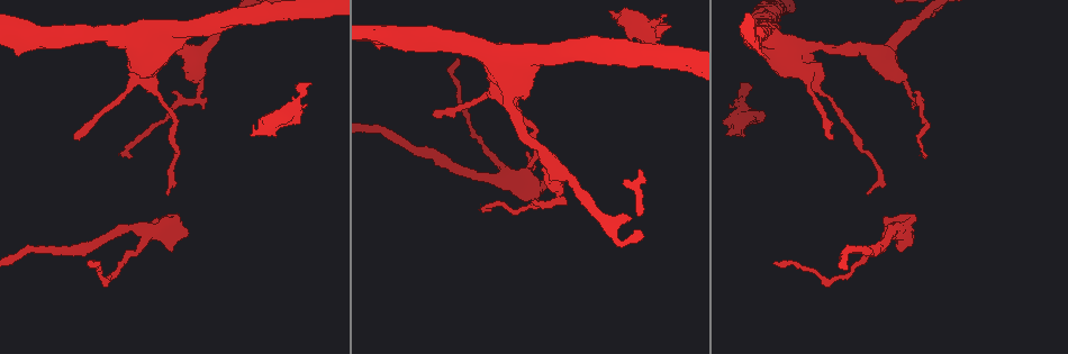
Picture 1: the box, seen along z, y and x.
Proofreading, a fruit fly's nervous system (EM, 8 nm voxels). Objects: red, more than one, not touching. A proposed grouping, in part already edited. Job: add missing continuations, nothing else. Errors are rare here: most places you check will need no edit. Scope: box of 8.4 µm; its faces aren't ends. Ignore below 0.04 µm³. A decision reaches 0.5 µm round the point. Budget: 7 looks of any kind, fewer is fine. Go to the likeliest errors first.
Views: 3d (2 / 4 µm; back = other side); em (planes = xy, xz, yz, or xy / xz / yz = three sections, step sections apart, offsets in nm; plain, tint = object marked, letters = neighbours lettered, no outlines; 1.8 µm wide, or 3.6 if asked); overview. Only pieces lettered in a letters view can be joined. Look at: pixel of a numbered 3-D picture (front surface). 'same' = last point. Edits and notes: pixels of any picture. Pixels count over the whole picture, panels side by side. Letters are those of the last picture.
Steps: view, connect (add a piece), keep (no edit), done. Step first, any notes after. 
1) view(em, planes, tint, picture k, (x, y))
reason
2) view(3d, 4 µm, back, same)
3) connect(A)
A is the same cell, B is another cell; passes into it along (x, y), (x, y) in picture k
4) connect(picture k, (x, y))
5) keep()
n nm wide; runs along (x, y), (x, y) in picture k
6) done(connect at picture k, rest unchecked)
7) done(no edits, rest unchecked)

view(3d, 2 µm, picture 1, (765, 115))
stops while still wide

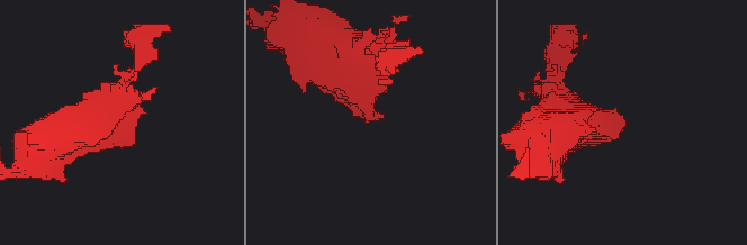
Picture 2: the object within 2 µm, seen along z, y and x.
view(em, planes, letters, picture 2, (377, 117))
shape alone is not enough

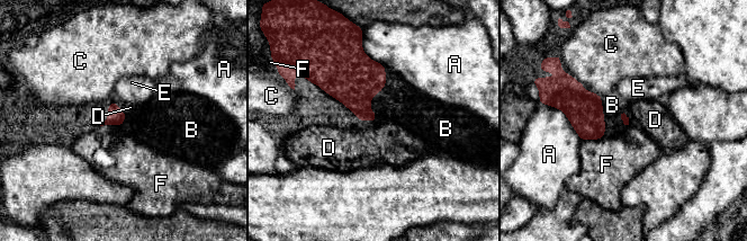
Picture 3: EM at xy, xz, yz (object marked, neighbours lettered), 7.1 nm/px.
connect(B)
B is the same cell, A, C, D, E and F are other cells; the cell continues

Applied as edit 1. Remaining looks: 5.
view(3d, 4 µm, picture 1, (774, 262))
thin end

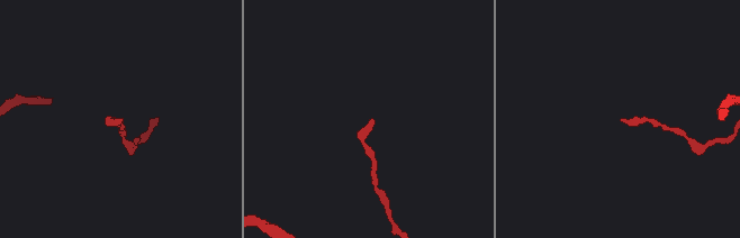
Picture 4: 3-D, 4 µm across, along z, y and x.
view(em, yz, step 4, tint, picture 4, (371, 121))

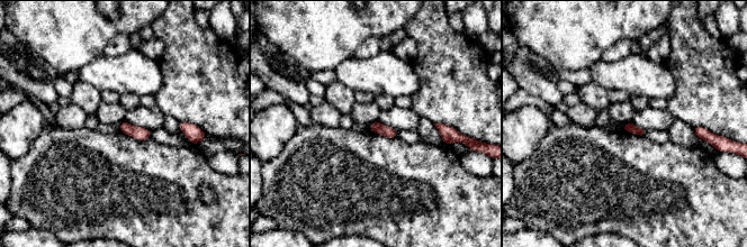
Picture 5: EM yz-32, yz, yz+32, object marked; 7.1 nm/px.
view(em, planes, letters, same)

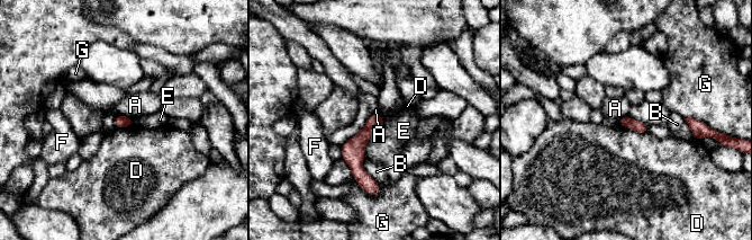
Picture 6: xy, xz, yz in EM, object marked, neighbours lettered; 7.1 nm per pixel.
keep()
90 nm wide; A, B, D, E, F and G are other cells; none of them fits

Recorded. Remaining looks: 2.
done(connect at picture 3, rest unchecked)

